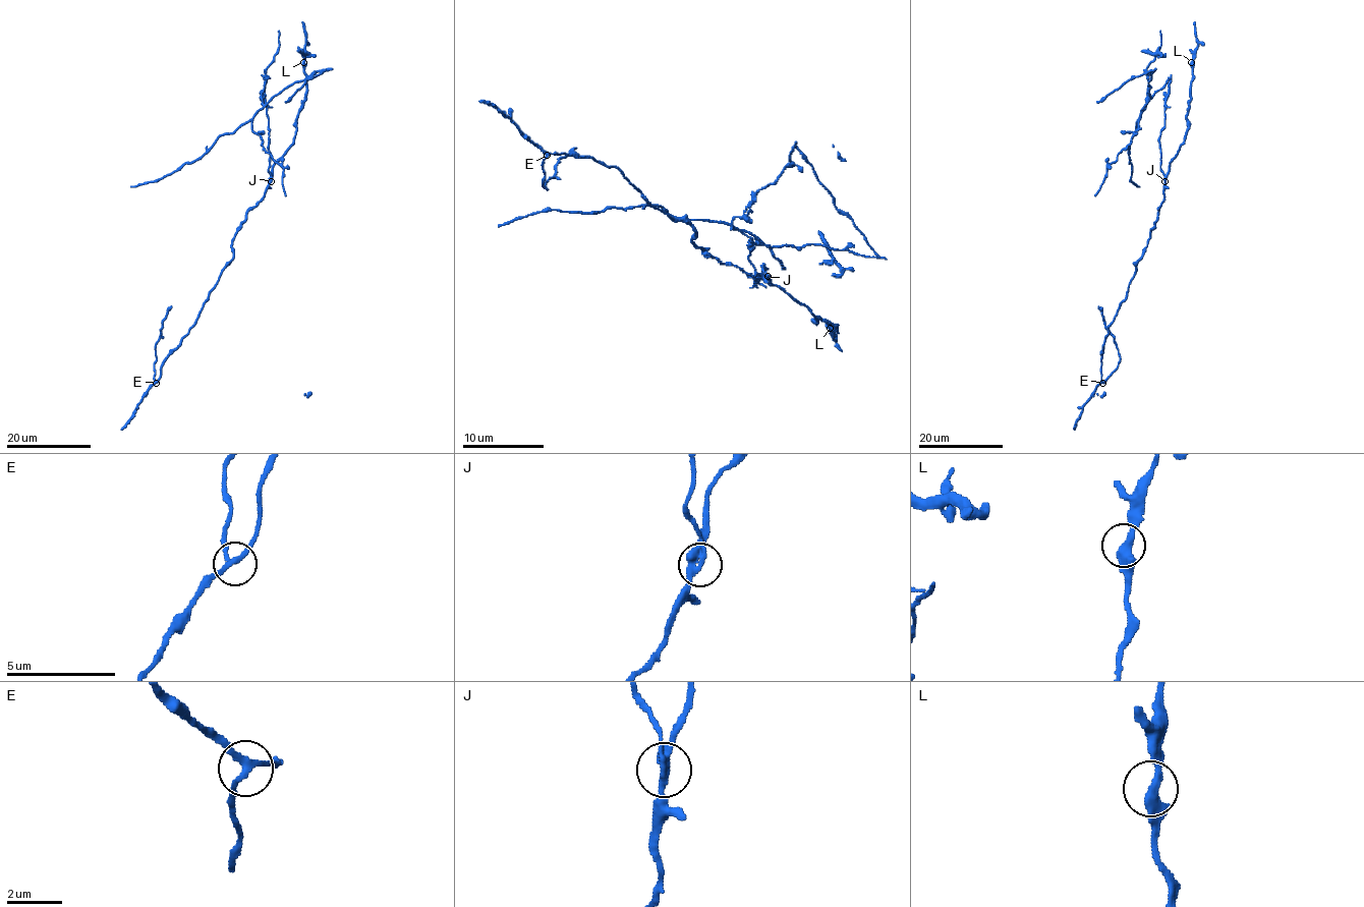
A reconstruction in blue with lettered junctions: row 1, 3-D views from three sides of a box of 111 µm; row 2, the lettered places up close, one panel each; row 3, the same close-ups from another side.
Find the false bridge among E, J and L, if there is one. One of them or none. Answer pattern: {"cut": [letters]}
{"cut": ["J"]}

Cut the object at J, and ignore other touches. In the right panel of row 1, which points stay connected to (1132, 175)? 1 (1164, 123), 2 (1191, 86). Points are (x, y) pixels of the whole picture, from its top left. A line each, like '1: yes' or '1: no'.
1: yes
2: no

